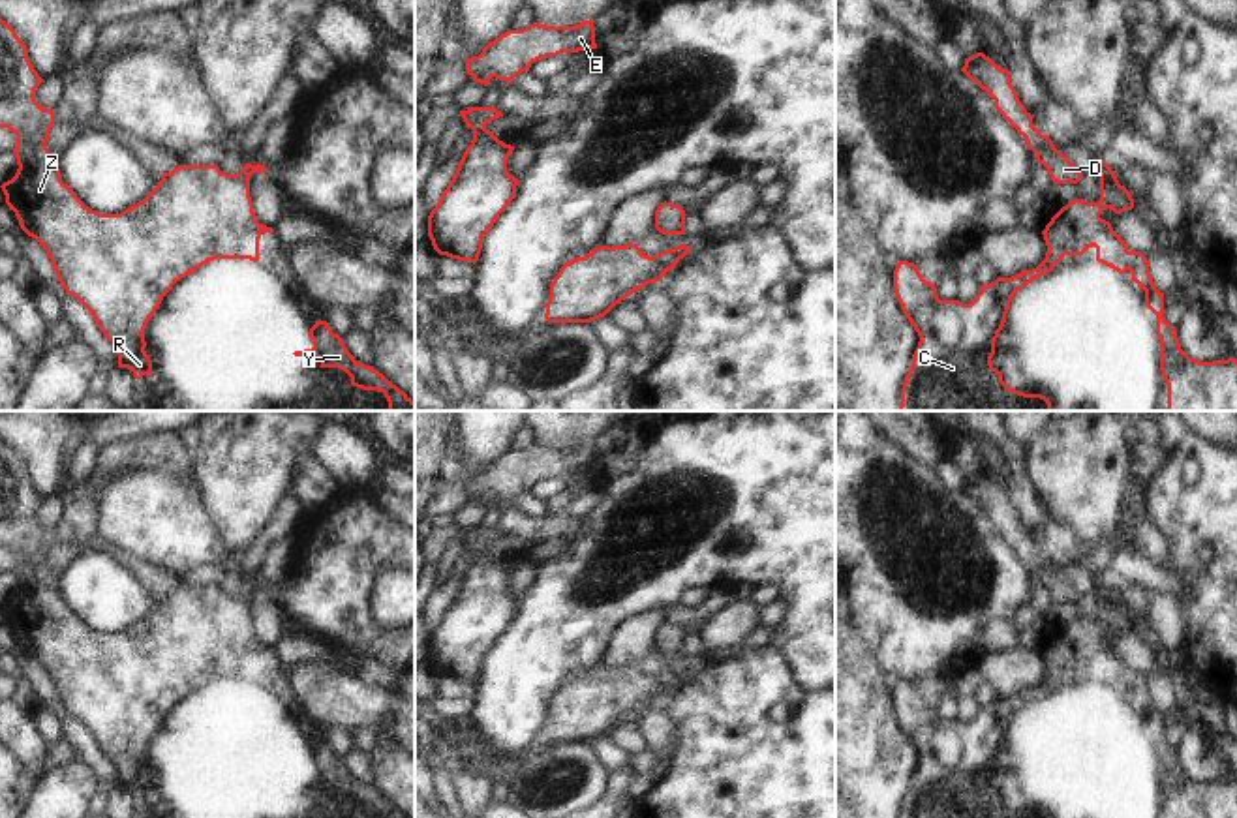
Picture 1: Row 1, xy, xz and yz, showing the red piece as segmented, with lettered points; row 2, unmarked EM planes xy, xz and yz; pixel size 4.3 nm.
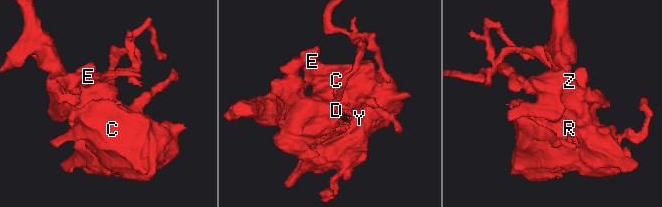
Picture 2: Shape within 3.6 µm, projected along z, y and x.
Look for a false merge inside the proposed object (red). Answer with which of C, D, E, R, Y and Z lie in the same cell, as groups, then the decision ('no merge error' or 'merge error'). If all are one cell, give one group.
C E R Y Z / D; merge error

